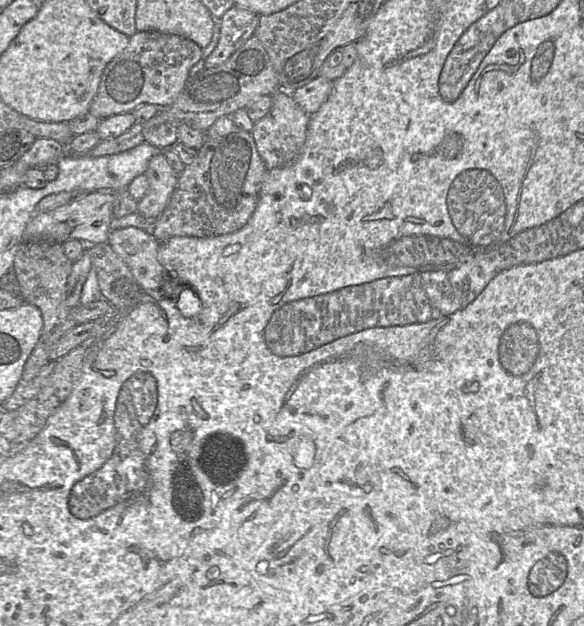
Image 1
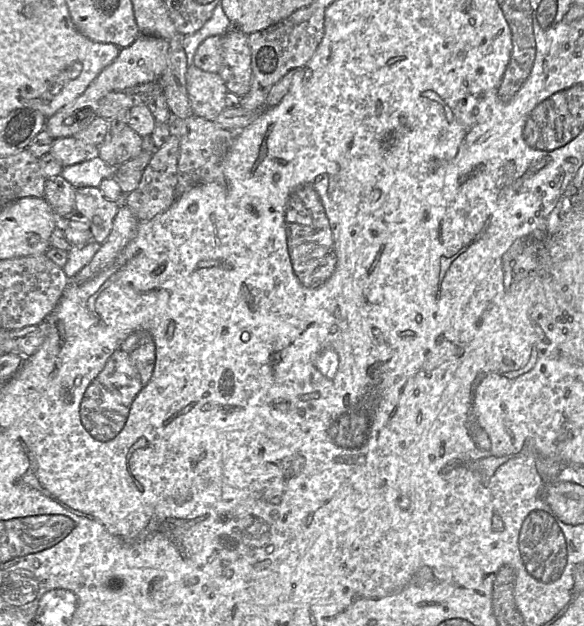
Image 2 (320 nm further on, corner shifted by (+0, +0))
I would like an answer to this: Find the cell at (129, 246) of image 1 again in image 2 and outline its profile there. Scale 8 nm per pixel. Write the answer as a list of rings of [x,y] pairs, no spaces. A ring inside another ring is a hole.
[[[98,187],[75,191],[75,210],[87,218],[93,239],[99,244],[107,239],[118,209],[118,203],[105,198]]]

